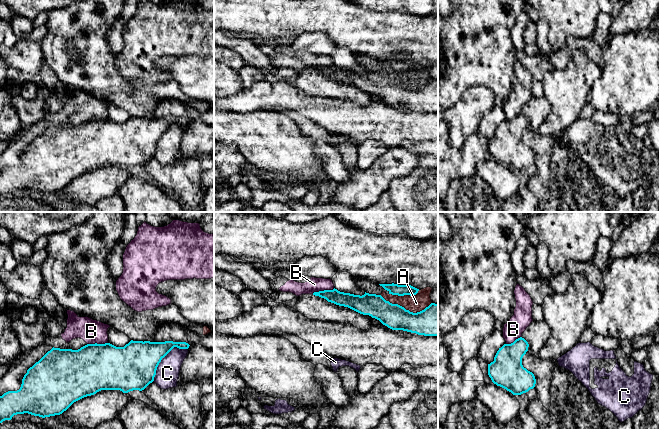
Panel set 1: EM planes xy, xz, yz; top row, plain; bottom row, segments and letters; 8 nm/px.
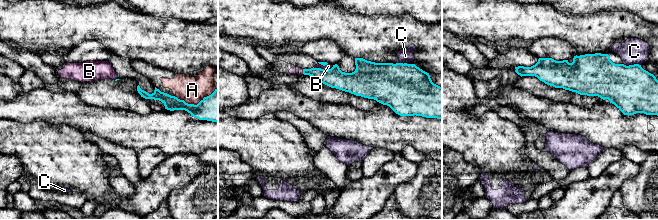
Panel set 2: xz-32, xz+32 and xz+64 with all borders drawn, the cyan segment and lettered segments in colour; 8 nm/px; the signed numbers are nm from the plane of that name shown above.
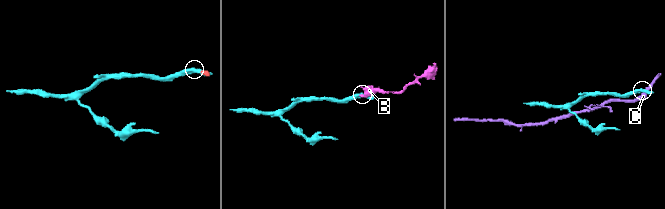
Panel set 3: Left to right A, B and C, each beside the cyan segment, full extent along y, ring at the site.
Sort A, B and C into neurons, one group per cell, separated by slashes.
A / B / C

